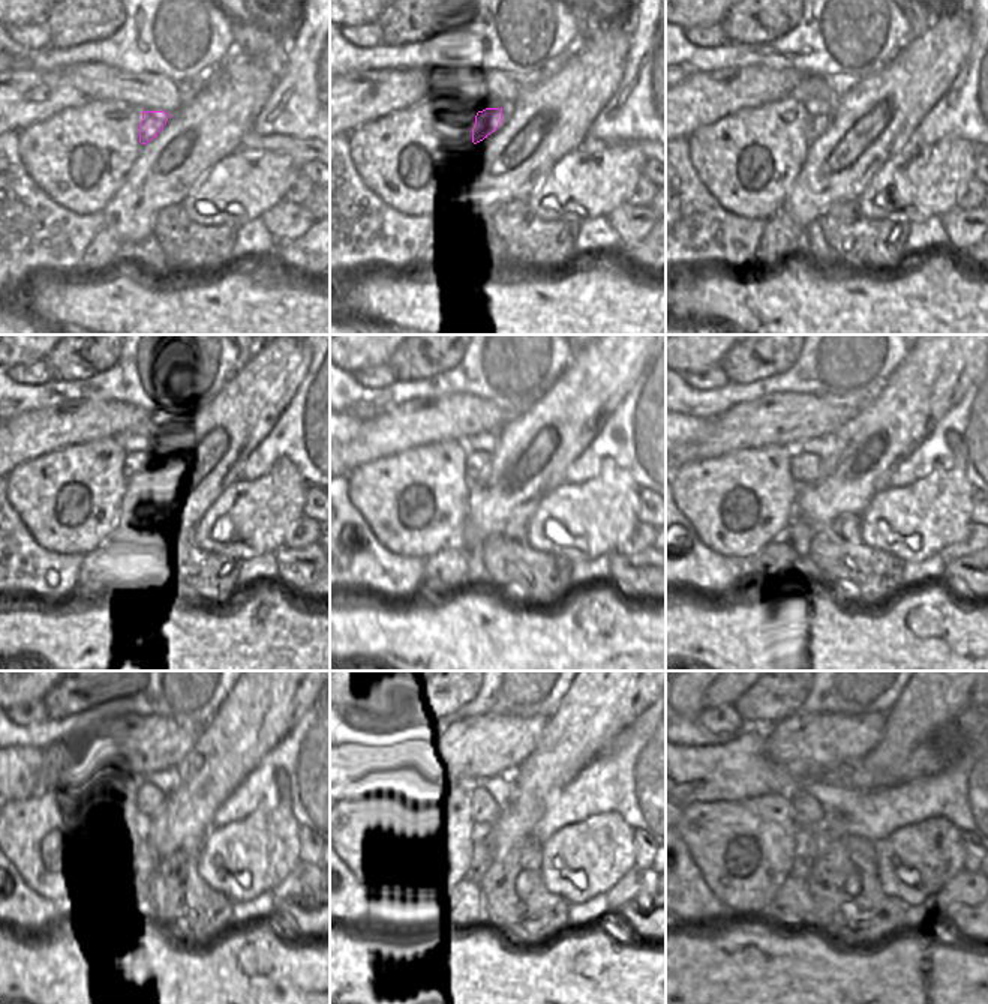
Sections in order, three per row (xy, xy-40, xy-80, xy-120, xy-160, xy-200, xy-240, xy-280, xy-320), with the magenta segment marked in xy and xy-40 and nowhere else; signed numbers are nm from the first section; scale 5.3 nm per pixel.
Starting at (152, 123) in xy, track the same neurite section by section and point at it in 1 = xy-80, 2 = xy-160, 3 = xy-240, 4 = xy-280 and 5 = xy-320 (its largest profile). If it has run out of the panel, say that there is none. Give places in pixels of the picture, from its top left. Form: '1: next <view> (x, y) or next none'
1: next xy-80 (819, 123)
2: next xy-160 (479, 462)
3: next xy-240 (137, 806)
4: next xy-280 (476, 809)
5: next xy-320 (808, 812)

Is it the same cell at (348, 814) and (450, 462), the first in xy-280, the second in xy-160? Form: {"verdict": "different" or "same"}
{"verdict": "same"}

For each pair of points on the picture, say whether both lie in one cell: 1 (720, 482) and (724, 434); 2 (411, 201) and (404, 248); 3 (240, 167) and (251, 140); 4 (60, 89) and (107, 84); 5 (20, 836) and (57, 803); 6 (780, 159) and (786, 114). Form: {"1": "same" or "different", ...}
{"1": "different", "2": "different", "3": "different", "4": "different", "5": "same", "6": "same"}

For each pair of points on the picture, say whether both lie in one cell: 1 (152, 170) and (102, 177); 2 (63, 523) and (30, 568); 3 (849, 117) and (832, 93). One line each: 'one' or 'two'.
1: two
2: two
3: two

